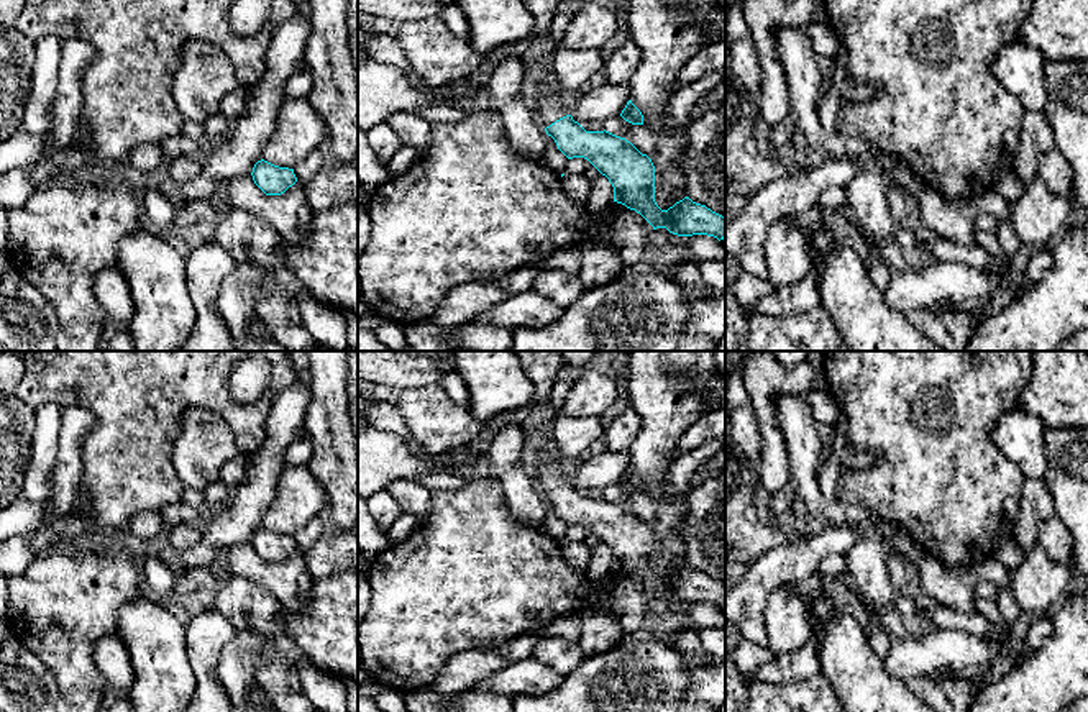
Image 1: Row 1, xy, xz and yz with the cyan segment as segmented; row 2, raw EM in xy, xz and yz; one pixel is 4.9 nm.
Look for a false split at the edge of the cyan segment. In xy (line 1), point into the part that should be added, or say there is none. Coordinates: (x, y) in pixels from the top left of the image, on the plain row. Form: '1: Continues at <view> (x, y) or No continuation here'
1: No continuation here

